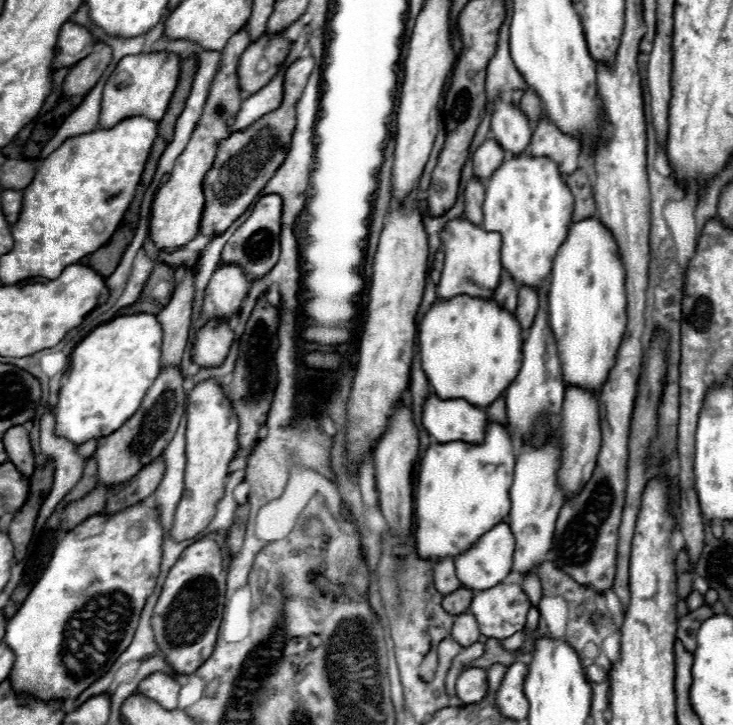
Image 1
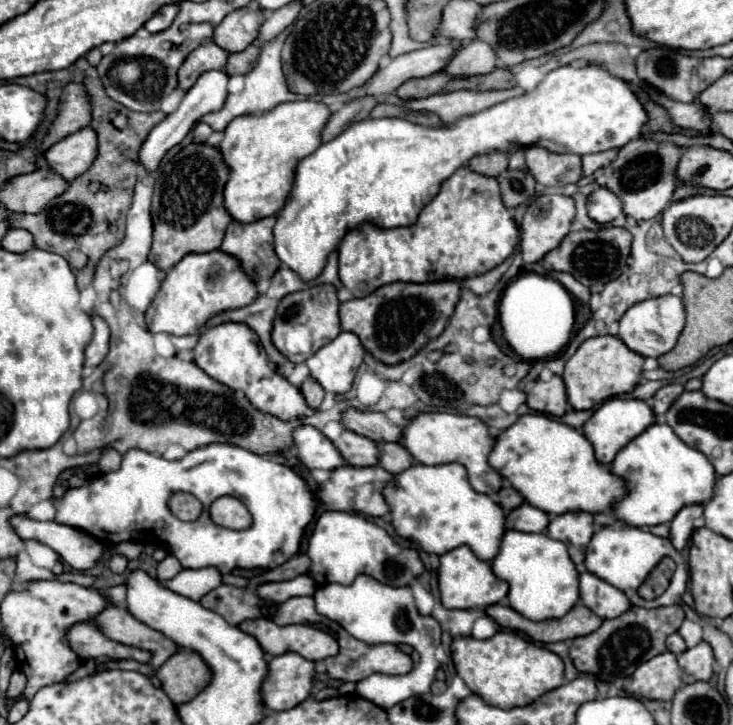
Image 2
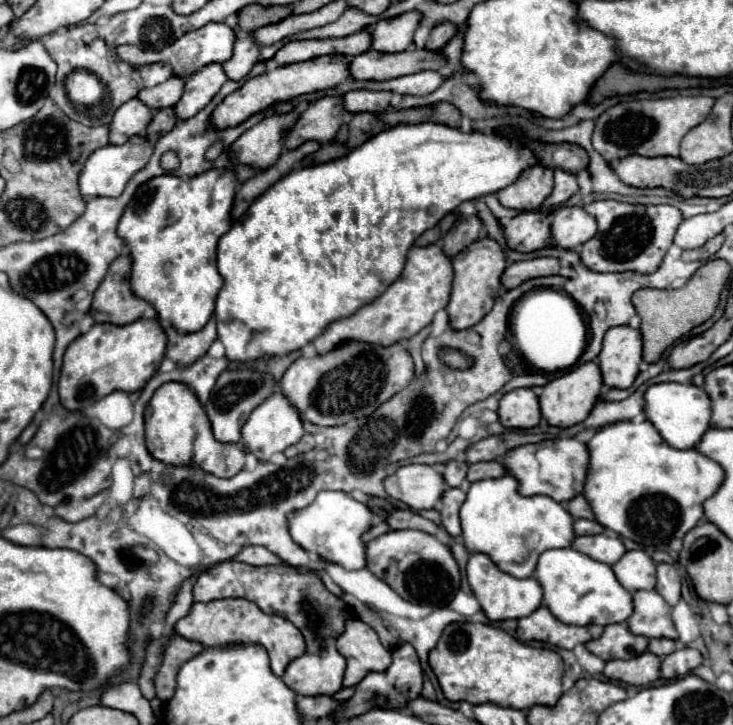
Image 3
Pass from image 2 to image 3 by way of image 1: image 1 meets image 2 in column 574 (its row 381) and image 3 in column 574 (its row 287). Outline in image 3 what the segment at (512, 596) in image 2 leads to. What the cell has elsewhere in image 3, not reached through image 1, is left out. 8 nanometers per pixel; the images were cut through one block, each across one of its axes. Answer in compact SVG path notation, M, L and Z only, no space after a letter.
M574 548L546 550L538 560L534 578L544 588L544 604L556 614L556 618L560 618L560 622L576 626L608 626L614 622L626 622L632 616L632 594L616 582L612 568L576 552Z

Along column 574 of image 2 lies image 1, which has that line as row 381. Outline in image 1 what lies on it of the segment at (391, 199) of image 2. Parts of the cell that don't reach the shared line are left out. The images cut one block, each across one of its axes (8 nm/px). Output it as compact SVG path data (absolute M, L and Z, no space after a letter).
M134 314L120 316L110 320L108 324L92 330L72 352L68 376L58 392L58 404L54 408L56 414L56 434L68 438L76 446L104 438L118 430L142 404L148 388L154 384L154 378L160 374L160 346L162 346L162 328L154 314Z

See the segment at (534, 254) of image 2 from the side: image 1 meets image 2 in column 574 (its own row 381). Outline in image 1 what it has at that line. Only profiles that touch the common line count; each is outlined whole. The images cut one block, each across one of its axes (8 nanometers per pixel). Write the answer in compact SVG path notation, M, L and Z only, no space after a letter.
M202 382L188 394L186 408L186 470L184 470L184 492L174 512L170 538L184 542L200 534L214 516L216 502L224 496L224 484L228 478L228 464L238 450L238 418L224 398L222 388L214 382Z

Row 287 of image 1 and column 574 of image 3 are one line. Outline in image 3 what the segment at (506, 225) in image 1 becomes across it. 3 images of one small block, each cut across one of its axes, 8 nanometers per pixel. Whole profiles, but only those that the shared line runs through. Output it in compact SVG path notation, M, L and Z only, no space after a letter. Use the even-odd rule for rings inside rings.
M510 474L496 480L472 482L466 502L460 508L462 538L470 552L488 554L502 572L516 578L530 578L536 570L538 556L550 548L568 548L576 532L572 530L572 514L560 502L548 496L522 496L518 486L518 480ZM532 534L540 536L536 548L528 544Z

